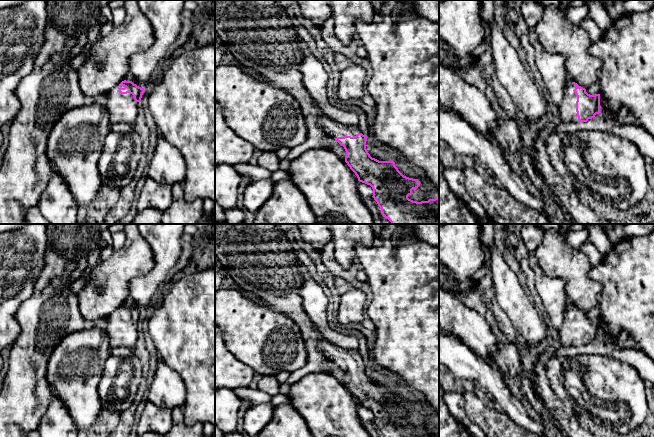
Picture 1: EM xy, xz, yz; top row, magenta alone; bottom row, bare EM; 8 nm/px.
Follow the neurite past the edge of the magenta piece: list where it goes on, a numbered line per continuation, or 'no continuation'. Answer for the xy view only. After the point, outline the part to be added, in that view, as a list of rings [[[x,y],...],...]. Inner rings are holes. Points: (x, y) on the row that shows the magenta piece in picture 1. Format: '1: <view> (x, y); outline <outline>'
1: xy (122, 107); outline [[[117,86],[106,93],[107,110],[109,112],[110,121],[112,124],[117,122],[131,123],[135,121],[138,106],[140,102],[136,102],[132,94],[120,94],[118,90],[124,86]]]

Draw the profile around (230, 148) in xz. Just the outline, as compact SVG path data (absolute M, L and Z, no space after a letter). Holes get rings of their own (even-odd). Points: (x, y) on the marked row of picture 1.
M215 100L215 162L227 163L238 171L238 165L248 164L254 151L251 143L227 125L223 107Z

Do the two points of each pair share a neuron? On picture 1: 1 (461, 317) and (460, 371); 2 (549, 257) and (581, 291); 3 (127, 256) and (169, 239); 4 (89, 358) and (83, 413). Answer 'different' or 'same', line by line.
1: different
2: same
3: different
4: same

